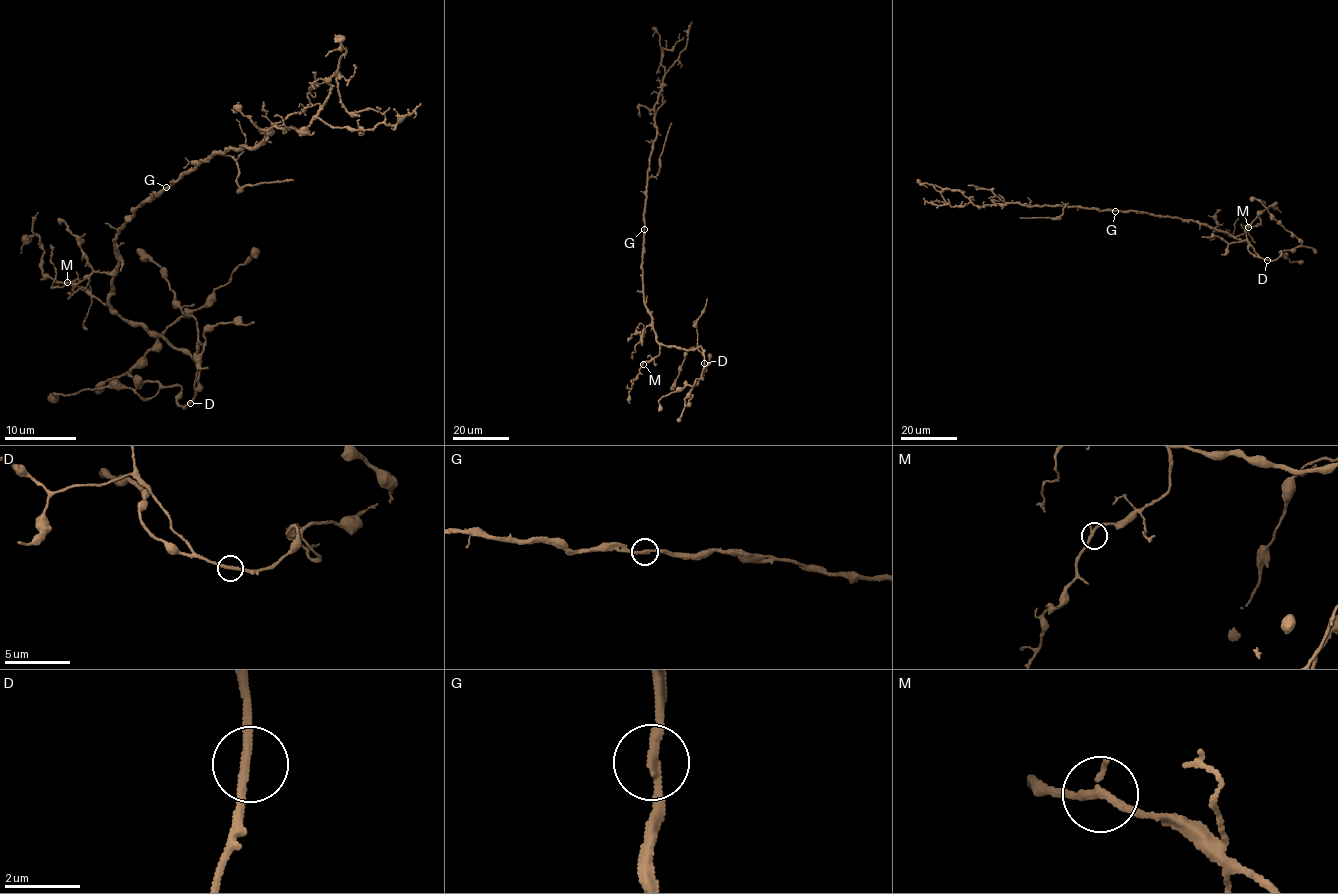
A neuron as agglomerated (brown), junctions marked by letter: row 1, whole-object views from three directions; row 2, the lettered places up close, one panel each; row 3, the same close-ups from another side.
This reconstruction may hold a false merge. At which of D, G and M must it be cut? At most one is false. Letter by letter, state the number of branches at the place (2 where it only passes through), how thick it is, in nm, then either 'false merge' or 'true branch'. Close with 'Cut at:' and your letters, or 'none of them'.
D: branches 2; calibre 240 nm; true branch
G: branches 2; calibre 220 nm; true branch
M: branches 2; calibre 220 nm; true branch
Cut at: none of them

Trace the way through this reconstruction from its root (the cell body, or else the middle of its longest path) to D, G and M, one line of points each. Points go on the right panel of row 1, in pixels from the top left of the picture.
D: (1163, 216), (1191, 220), (1227, 232), (1245, 240), (1267, 260)
G: (1163, 216), (1116, 210)
M: (1163, 216), (1191, 220), (1235, 236), (1242, 234), (1248, 227)

